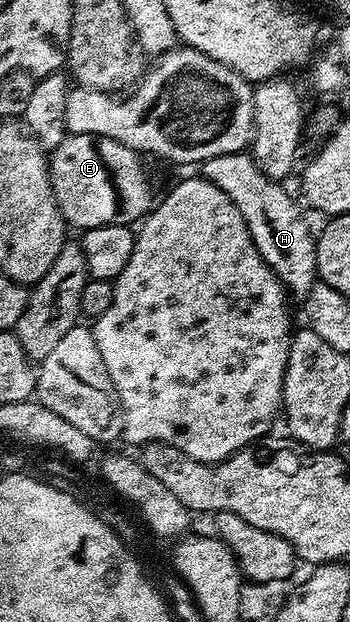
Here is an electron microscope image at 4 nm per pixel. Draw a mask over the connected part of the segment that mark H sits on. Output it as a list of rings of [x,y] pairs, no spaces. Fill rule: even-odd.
[[[249,152],[225,153],[219,157],[213,157],[207,161],[201,162],[201,176],[211,181],[220,191],[224,191],[232,203],[240,211],[240,215],[246,220],[248,231],[260,251],[262,260],[267,267],[272,270],[282,282],[287,294],[291,298],[299,297],[305,299],[310,296],[312,287],[319,280],[318,276],[318,251],[316,248],[316,237],[312,232],[310,234],[310,225],[306,222],[306,217],[302,214],[303,206],[293,201],[288,194],[282,190],[283,186],[277,181],[270,180],[260,171],[260,167],[254,161]]]

